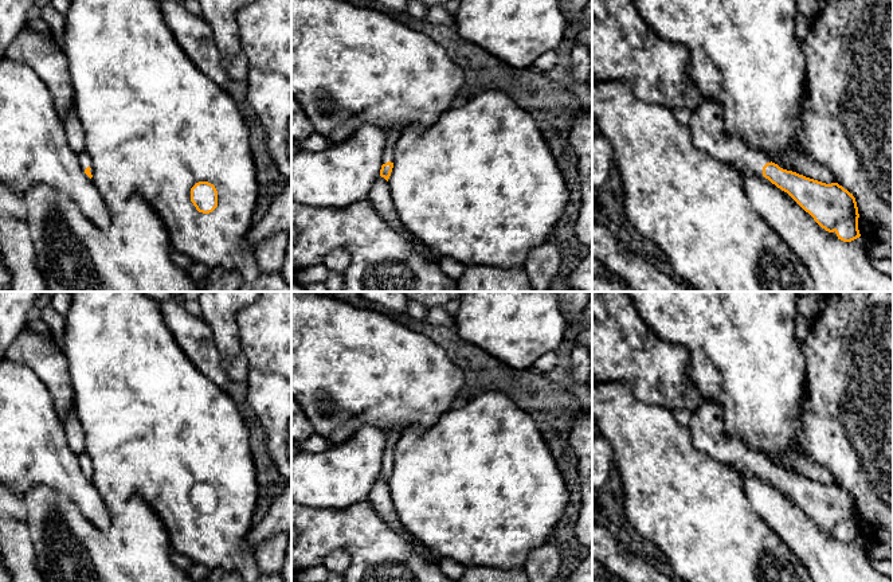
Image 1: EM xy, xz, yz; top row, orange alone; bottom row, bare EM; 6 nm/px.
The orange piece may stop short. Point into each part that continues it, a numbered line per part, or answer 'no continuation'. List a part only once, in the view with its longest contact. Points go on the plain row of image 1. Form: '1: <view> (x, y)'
1: xy (155, 426)

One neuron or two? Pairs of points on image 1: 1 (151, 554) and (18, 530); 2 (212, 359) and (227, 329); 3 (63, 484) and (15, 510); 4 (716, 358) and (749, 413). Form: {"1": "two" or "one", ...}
{"1": "two", "2": "two", "3": "two", "4": "one"}

